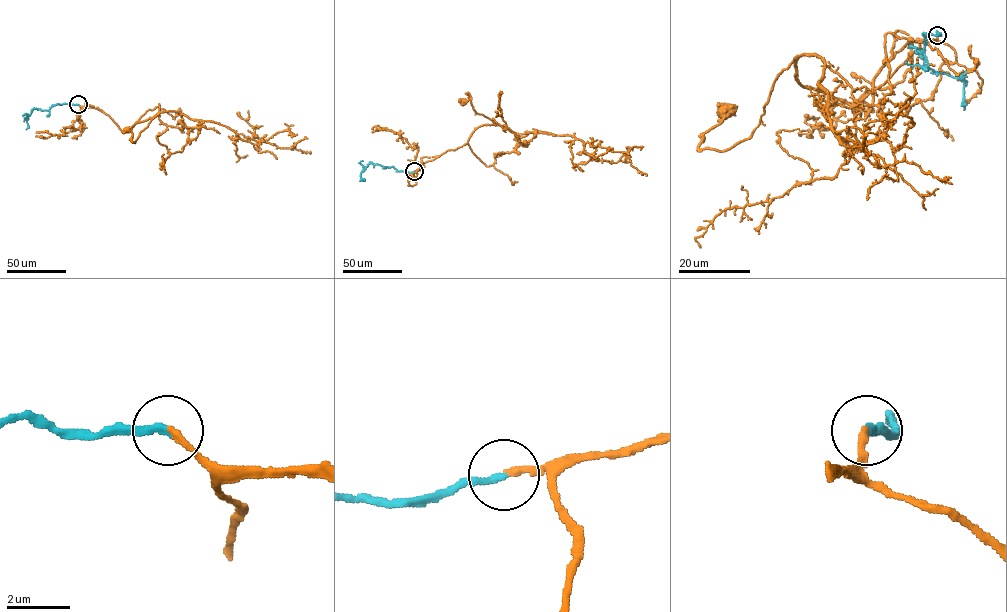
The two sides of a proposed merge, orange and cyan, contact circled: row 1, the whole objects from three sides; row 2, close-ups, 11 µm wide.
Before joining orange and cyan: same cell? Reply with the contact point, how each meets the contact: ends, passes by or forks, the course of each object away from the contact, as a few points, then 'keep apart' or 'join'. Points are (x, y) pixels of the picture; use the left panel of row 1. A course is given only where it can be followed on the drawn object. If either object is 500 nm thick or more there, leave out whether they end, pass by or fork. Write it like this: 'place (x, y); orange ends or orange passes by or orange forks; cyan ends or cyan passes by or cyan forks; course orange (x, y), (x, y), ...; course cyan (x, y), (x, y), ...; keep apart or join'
place (78, 104); orange ends; cyan ends; course orange (78, 104), (103, 111), (124, 133), (128, 132), (135, 123), (160, 112), (135, 143), (132, 133), (127, 129); course cyan (78, 104), (57, 104), (48, 110), (33, 109), (25, 117), (26, 129); join

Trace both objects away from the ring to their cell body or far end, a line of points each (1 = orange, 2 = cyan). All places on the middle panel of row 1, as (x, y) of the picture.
1: (414, 171), (464, 145), (478, 127), (496, 124), (476, 113), (468, 93), (463, 102)
2: (414, 171), (398, 171), (392, 166), (369, 163), (361, 173), (362, 180)

